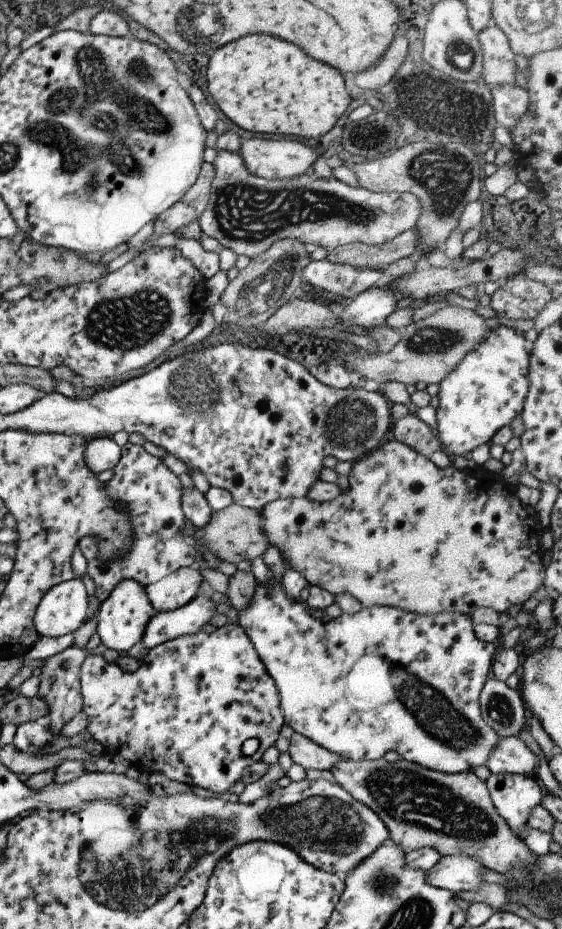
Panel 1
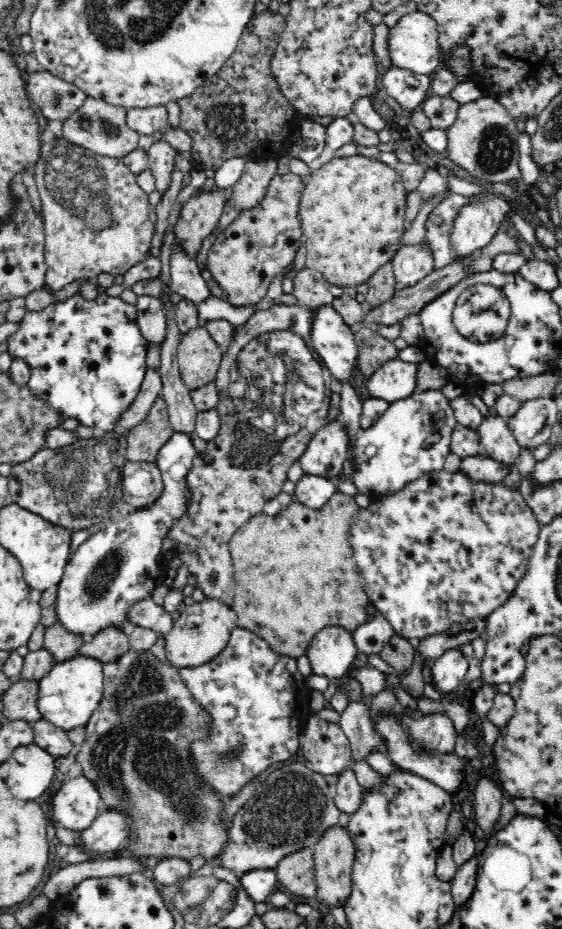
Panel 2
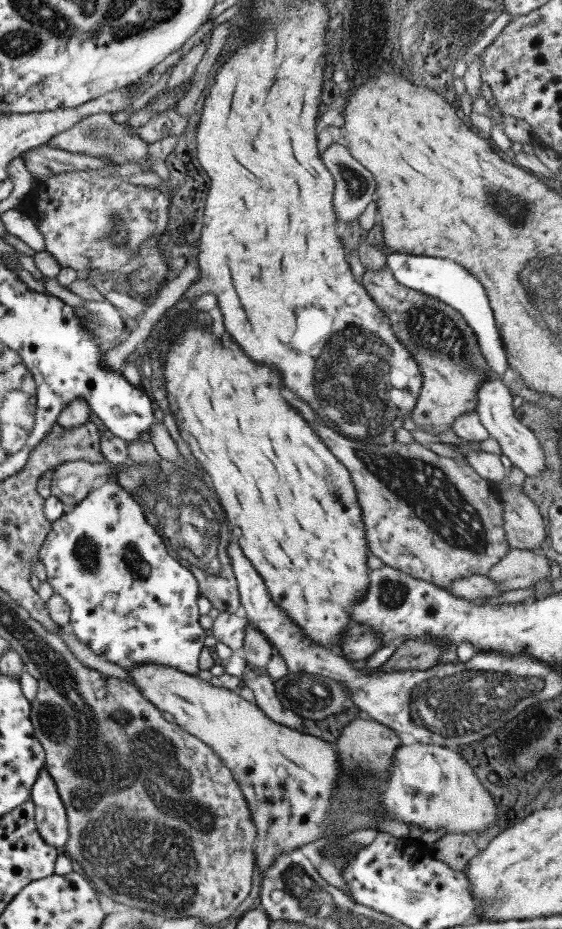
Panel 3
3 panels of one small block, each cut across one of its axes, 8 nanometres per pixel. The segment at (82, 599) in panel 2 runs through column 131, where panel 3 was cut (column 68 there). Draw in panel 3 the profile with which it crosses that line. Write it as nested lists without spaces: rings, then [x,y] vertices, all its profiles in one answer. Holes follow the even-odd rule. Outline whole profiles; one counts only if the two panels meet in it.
[[[110,479],[98,488],[91,488],[83,500],[66,509],[58,520],[52,522],[51,530],[45,535],[40,546],[38,560],[43,562],[46,581],[53,589],[53,593],[61,596],[65,600],[65,604],[69,606],[69,622],[66,627],[95,656],[99,656],[99,658],[103,658],[103,660],[115,664],[115,666],[119,666],[124,670],[133,669],[140,665],[158,665],[173,668],[188,675],[197,675],[200,671],[197,656],[199,656],[199,652],[203,648],[205,629],[199,625],[198,620],[197,599],[200,596],[198,582],[187,568],[181,566],[176,559],[168,554],[168,551],[164,548],[161,536],[157,535],[146,522],[143,512],[141,512],[140,503],[130,494],[127,494],[117,482],[113,482]]]

